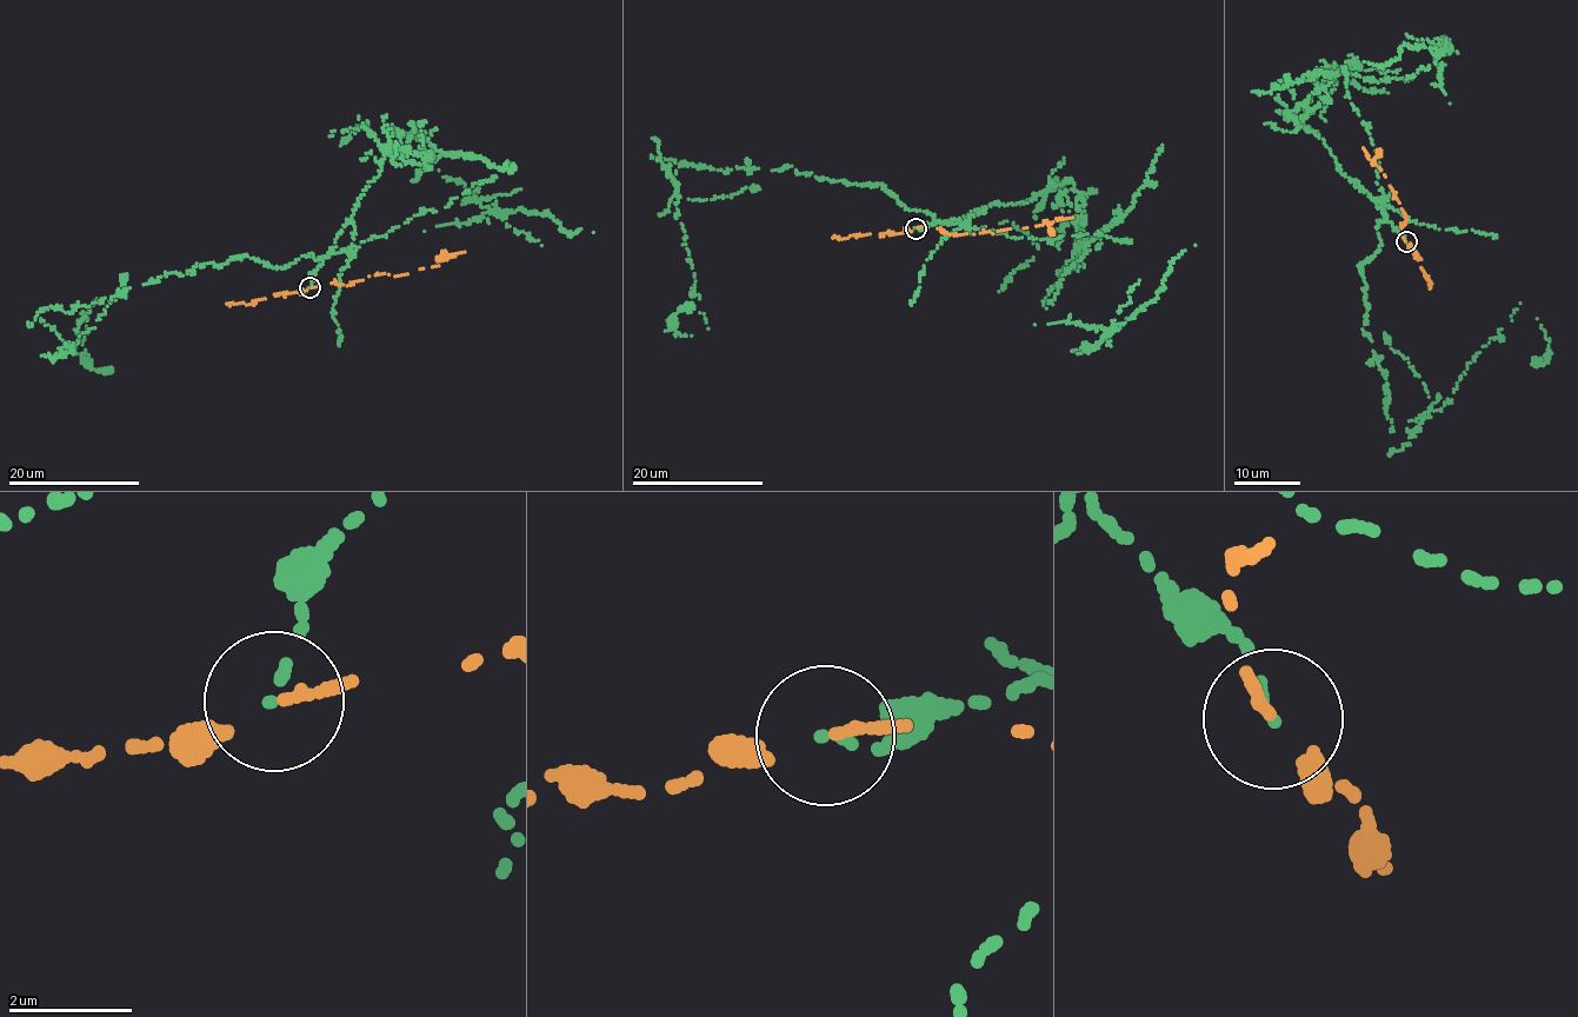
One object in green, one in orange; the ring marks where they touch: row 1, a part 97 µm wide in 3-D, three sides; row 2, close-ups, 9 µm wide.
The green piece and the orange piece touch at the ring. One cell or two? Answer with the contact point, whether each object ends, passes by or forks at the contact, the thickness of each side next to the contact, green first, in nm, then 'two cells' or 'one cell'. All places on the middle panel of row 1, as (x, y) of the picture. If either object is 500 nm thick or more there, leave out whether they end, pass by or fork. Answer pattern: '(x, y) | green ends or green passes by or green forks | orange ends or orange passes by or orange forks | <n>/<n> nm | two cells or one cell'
(916, 228) | green ends | orange ends | 130/180 nm | two cells

